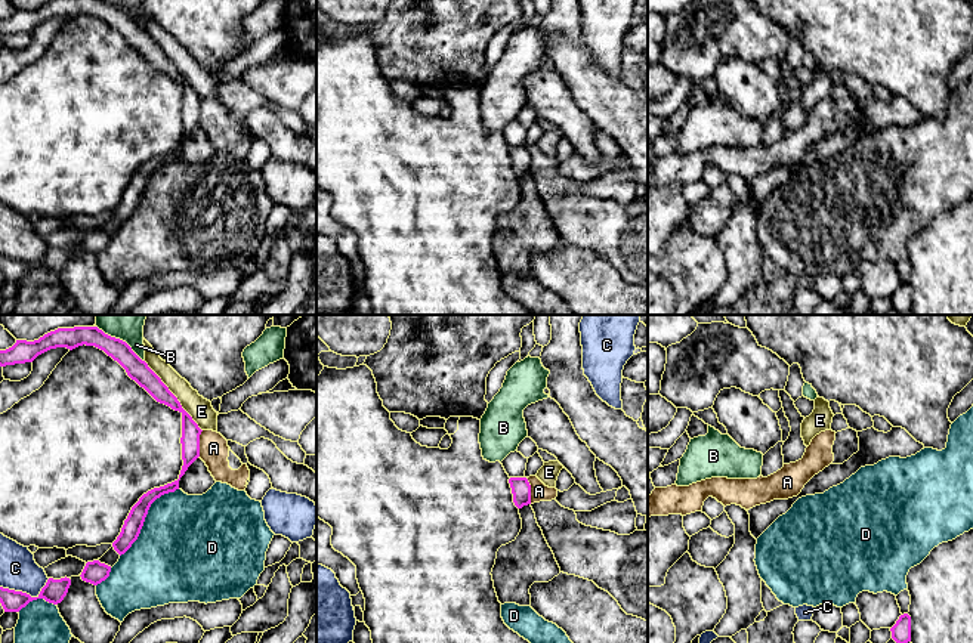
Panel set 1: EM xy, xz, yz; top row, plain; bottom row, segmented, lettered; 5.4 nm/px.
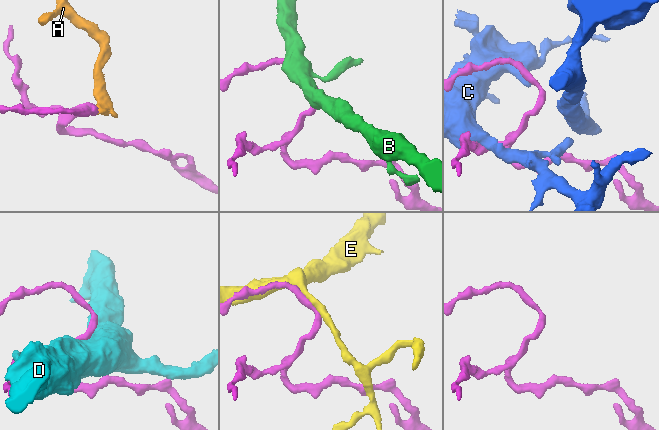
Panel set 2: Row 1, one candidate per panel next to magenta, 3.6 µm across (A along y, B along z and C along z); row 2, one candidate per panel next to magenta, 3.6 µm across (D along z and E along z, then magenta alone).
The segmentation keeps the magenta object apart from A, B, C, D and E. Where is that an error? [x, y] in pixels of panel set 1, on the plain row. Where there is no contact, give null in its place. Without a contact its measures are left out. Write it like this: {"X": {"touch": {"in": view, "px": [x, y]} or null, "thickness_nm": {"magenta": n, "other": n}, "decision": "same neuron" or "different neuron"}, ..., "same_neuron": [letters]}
{"A": {"touch": {"in": "xy", "px": [198, 113]}, "thickness_nm": {"magenta": 100, "other": 160}, "decision": "different neuron"}, "B": {"touch": {"in": "xy", "px": [121, 9]}, "thickness_nm": {"magenta": 120, "other": 100}, "decision": "different neuron"}, "C": {"touch": {"in": "xy", "px": [27, 263]}, "thickness_nm": {"magenta": 120, "other": 200}, "decision": "different neuron"}, "D": {"touch": {"in": "xy", "px": [145, 185]}, "thickness_nm": {"magenta": 100, "other": 480}, "decision": "different neuron"}, "E": {"touch": {"in": "xy", "px": [175, 65]}, "thickness_nm": {"magenta": 120, "other": 130}, "decision": "different neuron"}, "same_neuron": []}

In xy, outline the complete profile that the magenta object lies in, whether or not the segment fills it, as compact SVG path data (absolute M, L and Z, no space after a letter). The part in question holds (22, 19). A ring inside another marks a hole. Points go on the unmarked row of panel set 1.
M50 0L34 10L16 9L16 12L12 16L9 16L6 19L0 19L0 35L33 31L38 24L41 24L50 18L67 16L67 18L72 19L72 18L83 15L83 13L95 15L95 16L104 19L108 25L111 25L114 30L117 30L126 38L127 44L132 49L135 49L140 56L143 56L157 71L164 72L164 74L170 75L172 78L179 80L182 83L180 112L182 112L183 135L182 135L179 148L172 152L167 152L164 155L154 157L154 158L148 160L132 176L127 188L124 189L124 194L121 197L120 204L112 211L114 219L121 225L138 208L151 173L157 167L160 167L161 164L169 163L169 161L174 161L176 158L179 158L180 146L185 143L188 136L200 126L200 103L203 99L192 89L192 86L182 77L177 67L169 59L169 56L161 50L161 47L148 35L148 33L145 30L142 30L126 10L115 7L115 6L111 6L111 4L105 3L104 0Z

